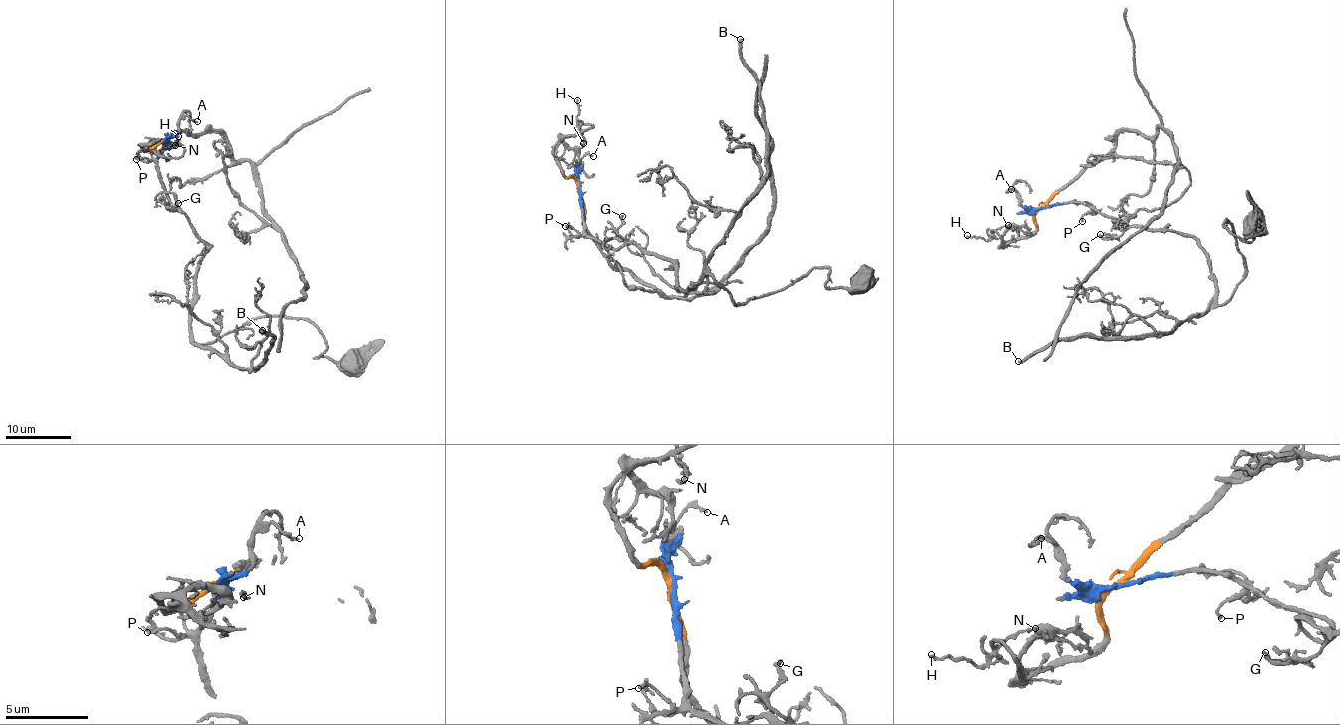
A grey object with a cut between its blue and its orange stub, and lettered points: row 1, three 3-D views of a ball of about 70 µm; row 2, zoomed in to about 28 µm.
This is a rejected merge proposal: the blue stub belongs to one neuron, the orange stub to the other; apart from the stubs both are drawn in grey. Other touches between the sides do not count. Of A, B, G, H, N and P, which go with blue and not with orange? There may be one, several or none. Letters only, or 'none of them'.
A, B, G, P

